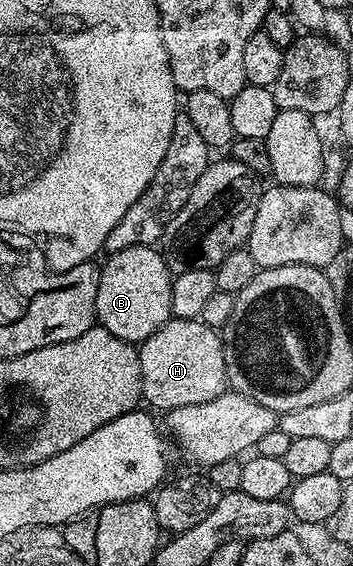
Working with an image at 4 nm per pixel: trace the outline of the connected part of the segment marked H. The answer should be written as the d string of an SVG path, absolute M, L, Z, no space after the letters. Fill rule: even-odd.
M170 317L146 342L140 343L137 359L141 369L141 397L154 406L154 411L168 412L187 404L207 404L207 400L215 400L215 396L226 393L221 335L206 322L195 318Z

